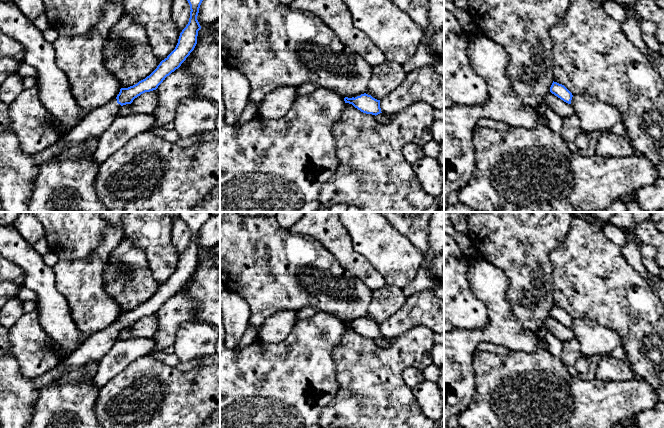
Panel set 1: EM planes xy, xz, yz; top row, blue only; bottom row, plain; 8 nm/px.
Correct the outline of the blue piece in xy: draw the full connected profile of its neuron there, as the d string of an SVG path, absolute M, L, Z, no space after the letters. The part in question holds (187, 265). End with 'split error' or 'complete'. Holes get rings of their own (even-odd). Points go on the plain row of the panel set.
M180 212L179 217L188 225L191 235L189 246L180 257L175 273L145 303L128 312L121 312L116 322L88 337L77 350L61 359L61 362L49 372L32 378L34 385L43 388L65 372L92 360L99 361L113 347L123 329L131 328L145 316L156 314L167 300L178 293L197 268L198 255L201 253L197 244L199 232L211 216L210 212Z; split error

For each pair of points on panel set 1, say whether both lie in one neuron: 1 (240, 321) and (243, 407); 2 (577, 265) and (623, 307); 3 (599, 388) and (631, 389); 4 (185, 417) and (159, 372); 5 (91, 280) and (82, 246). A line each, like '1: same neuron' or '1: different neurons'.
1: different neurons
2: same neuron
3: same neuron
4: same neuron
5: different neurons

